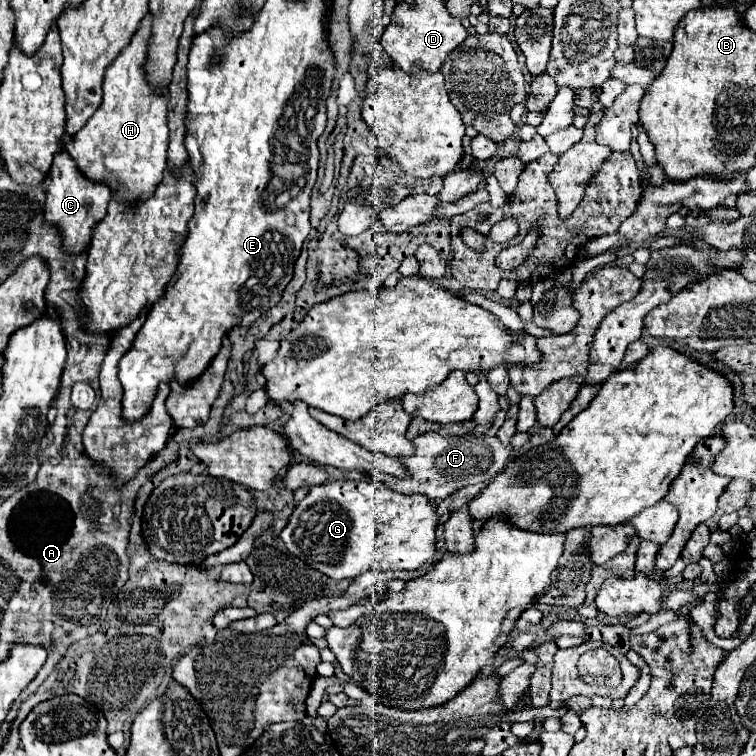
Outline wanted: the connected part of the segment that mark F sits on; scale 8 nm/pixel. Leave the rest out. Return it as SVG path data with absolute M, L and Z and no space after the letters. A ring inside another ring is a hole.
M428 431L414 439L414 447L416 447L416 453L400 461L410 471L412 479L420 479L424 483L422 487L430 501L446 499L458 489L474 485L474 483L486 483L488 479L492 479L496 473L500 473L506 467L512 453L510 445L502 445L498 437L488 437L484 433L442 437L434 431Z

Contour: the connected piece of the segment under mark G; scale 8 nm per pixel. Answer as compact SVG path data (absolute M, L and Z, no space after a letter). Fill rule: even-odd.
M330 481L310 489L290 515L290 521L280 537L286 549L312 569L332 579L356 579L372 569L390 571L426 567L436 553L438 515L424 495L396 493L382 481Z

